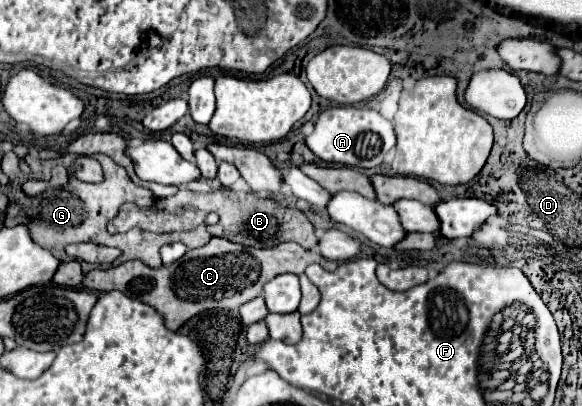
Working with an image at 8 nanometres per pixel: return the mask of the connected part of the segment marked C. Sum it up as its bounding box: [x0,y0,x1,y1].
[54,237,338,331]

